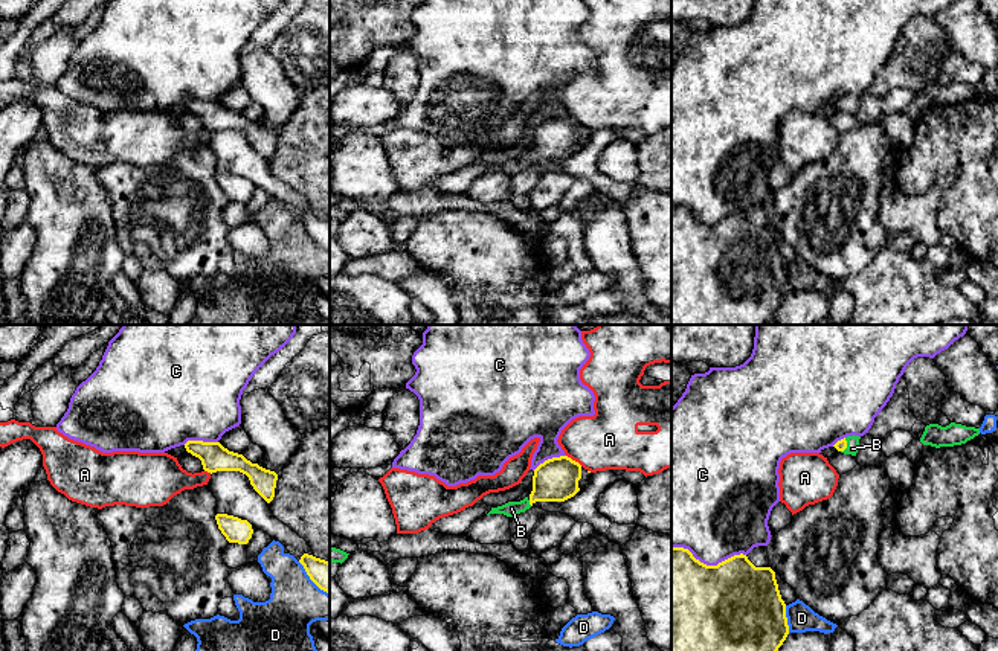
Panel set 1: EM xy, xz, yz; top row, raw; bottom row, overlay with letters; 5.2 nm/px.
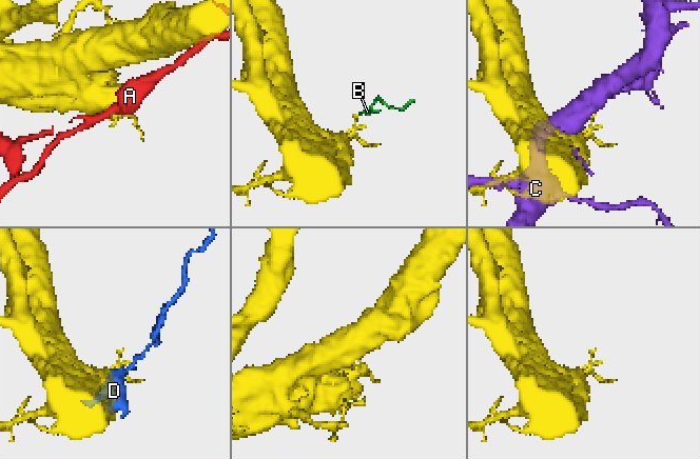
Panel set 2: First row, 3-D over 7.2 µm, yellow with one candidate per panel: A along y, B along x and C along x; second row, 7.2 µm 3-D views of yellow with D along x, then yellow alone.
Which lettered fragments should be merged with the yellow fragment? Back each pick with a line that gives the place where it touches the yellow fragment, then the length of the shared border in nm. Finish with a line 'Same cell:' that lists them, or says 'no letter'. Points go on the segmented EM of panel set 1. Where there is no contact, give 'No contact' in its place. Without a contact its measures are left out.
B: Touches yellow at xz (530, 503). Shared border 40 nm
Same cell: B

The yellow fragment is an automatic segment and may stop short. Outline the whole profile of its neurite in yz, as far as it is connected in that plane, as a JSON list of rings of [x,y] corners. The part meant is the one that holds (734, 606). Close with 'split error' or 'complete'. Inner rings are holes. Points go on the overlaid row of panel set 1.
[[[671,547],[671,651],[778,651],[787,634],[786,604],[771,567],[755,567],[743,553],[707,566],[688,549]]] | complete

